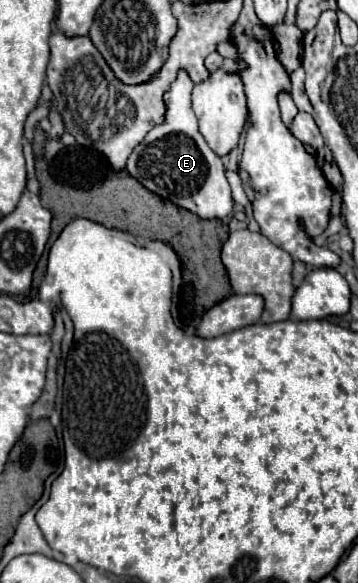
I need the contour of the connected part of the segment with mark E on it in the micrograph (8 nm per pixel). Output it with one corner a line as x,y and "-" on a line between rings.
179,72
171,90
165,94
167,104
167,120
165,124
155,126
145,140
133,150
125,170
139,180
147,190
161,196
163,200
173,202
179,208
191,210
203,220
225,218
233,212
231,188
225,178
225,168
219,156
207,146
203,136
199,134
197,118
191,110
191,90
193,82
187,72

